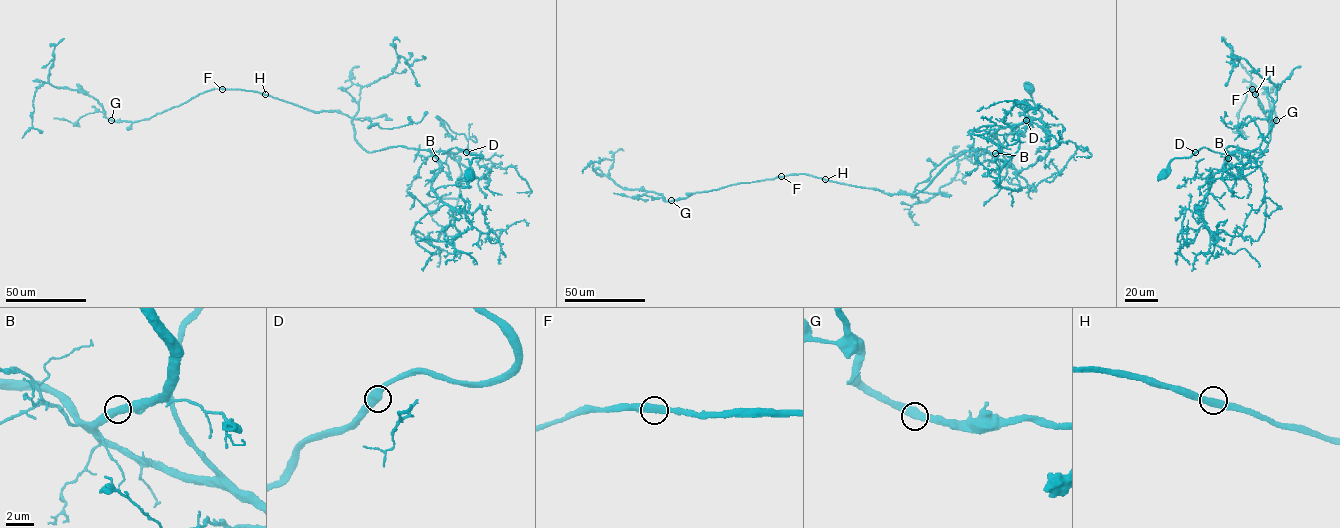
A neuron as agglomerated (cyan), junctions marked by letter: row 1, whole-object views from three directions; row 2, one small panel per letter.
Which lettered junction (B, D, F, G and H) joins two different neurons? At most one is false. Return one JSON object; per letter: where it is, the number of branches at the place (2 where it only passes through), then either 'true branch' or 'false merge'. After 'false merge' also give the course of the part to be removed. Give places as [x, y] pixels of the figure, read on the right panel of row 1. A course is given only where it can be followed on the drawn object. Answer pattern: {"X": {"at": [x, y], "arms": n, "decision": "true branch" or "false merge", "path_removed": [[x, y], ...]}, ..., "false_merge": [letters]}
{"B": {"at": [1228, 158], "arms": 2, "decision": "true branch"}, "D": {"at": [1195, 152], "arms": 2, "decision": "true branch"}, "F": {"at": [1252, 89], "arms": 2, "decision": "true branch"}, "G": {"at": [1276, 120], "arms": 2, "decision": "true branch"}, "H": {"at": [1255, 94], "arms": 2, "decision": "true branch"}, "false_merge": []}

